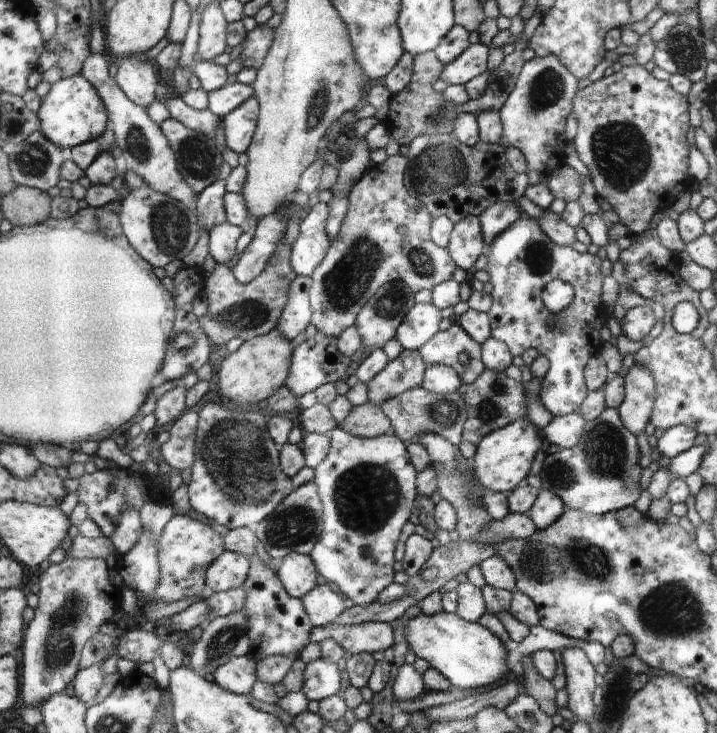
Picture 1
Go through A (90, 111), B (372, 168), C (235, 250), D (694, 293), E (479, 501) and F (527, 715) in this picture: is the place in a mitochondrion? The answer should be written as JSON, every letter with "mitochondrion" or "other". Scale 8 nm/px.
{"A":"other","B":"other","C":"other","D":"other","E":"other","F":"mitochondrion"}

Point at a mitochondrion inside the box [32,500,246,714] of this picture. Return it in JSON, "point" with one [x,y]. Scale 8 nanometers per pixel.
{"point":[58,647]}

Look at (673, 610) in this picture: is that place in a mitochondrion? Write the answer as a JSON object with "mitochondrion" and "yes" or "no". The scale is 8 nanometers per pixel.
{"mitochondrion":"yes"}

